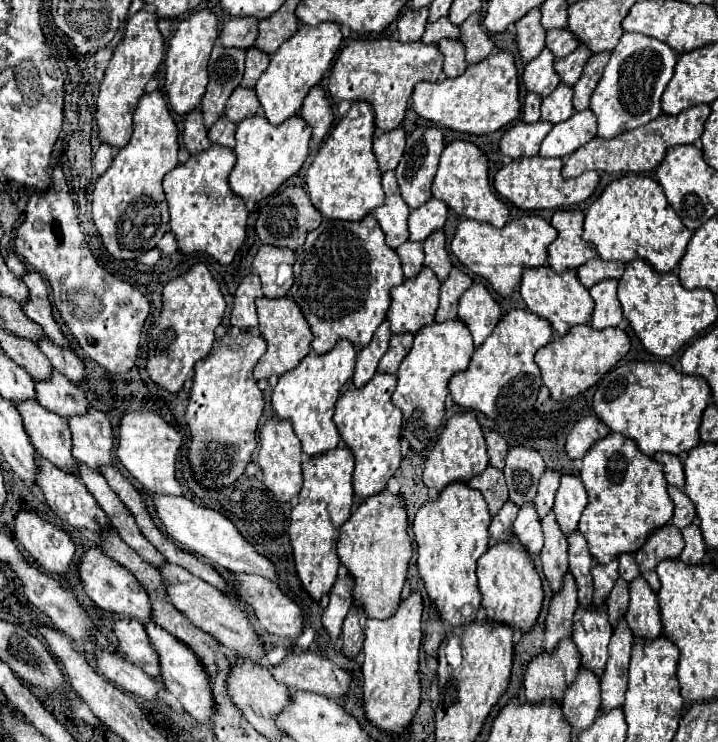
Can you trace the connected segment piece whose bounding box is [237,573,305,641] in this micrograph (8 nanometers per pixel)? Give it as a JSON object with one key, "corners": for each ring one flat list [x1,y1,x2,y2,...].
{"corners":[[237,573,237,593,253,607,259,623,273,635,289,641,297,641,305,627,305,615,301,607,289,599,275,581,259,575]]}

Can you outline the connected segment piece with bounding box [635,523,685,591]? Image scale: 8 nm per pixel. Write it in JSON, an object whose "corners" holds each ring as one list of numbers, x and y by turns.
{"corners":[[667,523,663,527,659,527,657,531,653,531,647,539,647,543,635,553,637,565,641,569,641,575,647,579,647,583,651,585,653,591,659,591,659,579,655,573,655,567,661,559,671,559,671,557,679,557,683,551,685,543,683,543,683,535,681,529,675,527,673,523]]}

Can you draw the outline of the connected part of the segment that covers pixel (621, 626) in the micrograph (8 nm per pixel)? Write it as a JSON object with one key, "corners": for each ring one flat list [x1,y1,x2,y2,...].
{"corners":[[625,617,617,621,609,643,609,659,601,675,601,711,621,707,627,691,627,667,631,657,633,633,627,627]]}

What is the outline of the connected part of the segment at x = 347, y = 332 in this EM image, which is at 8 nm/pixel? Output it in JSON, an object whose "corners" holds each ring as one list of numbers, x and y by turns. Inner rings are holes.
{"corners":[[369,213,361,221,339,221,339,219,323,219,323,223,311,231,303,249,297,253,297,261,293,265,295,281,291,287,291,297,299,303,305,319,313,331,313,351,327,353,337,339,345,337,353,345,365,347,369,345,375,329,385,319,391,297,389,291,397,283,403,283,403,269,397,253,385,243,385,233,381,231,377,219]]}

